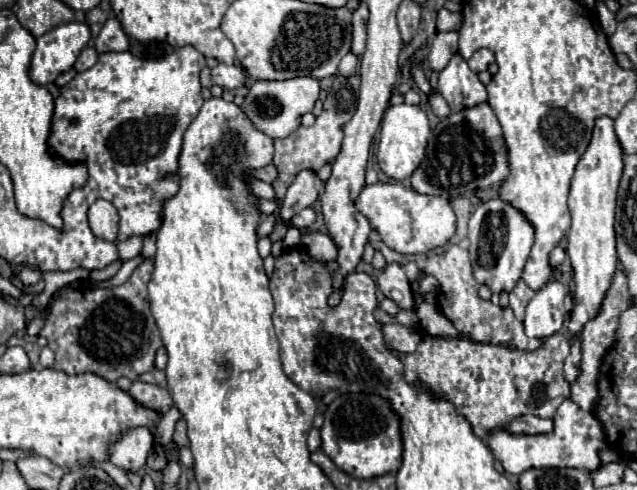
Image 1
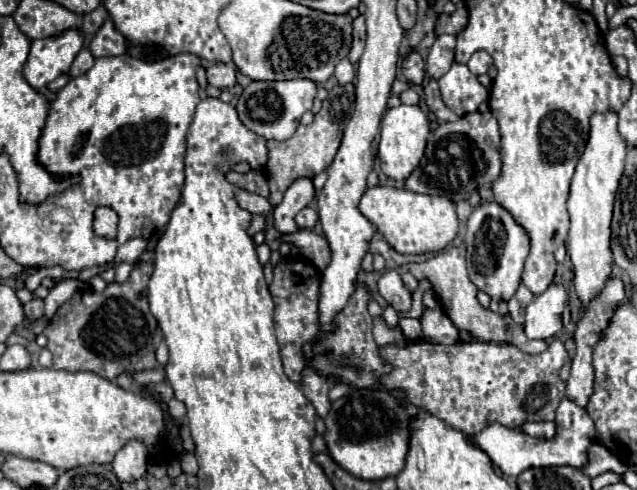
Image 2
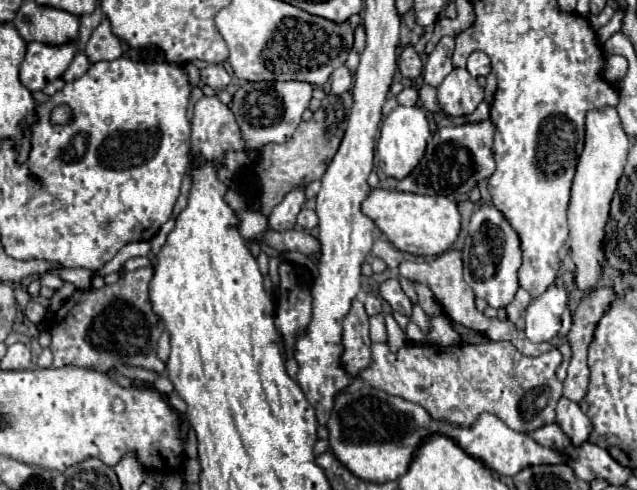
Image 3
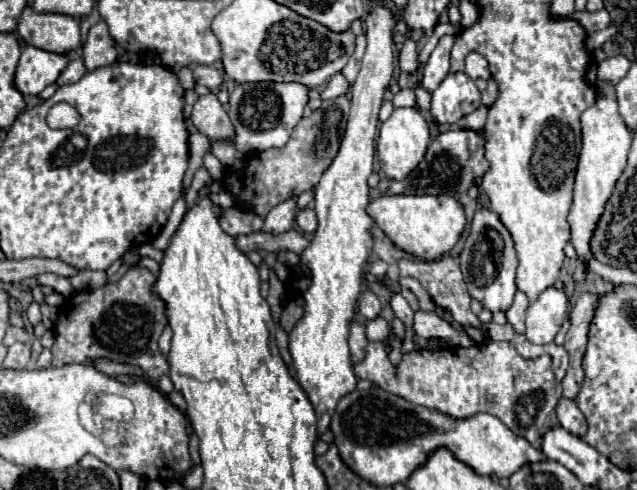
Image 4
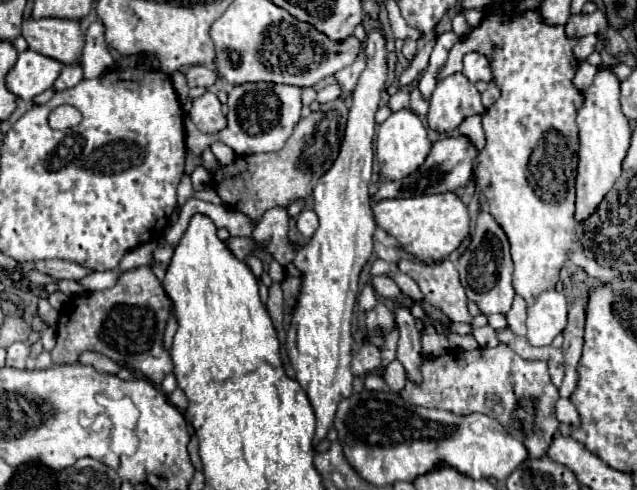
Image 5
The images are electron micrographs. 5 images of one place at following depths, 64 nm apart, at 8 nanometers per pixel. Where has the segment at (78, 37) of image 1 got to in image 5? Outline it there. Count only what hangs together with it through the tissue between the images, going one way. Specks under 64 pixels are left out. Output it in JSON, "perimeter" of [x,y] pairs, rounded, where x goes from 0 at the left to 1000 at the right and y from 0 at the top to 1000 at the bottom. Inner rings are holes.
{"perimeter":[[[41,102],[28,110],[25,131],[9,151],[9,180],[25,200],[50,204],[53,196],[82,180],[94,143],[97,143],[94,127],[66,114],[53,102]]]}

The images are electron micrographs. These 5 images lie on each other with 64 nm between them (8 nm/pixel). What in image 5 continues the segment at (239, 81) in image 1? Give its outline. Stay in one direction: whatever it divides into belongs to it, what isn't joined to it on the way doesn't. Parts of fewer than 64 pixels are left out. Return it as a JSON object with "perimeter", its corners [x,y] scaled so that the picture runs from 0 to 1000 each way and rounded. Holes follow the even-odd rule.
{"perimeter":[[[298,135],[289,143],[289,155],[295,167],[295,180],[305,180],[305,176],[327,180],[339,167],[339,151],[323,135]]]}

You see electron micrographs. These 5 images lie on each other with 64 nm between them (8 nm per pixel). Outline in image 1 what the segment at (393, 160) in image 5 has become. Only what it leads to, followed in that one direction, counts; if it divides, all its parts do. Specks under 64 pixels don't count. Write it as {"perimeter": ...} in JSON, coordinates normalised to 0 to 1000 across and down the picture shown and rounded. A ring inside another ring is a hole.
{"perimeter":[[[644,212],[612,216],[600,241],[597,294],[593,294],[593,314],[590,314],[600,351],[615,367],[644,363],[647,351],[656,343],[656,335],[666,327],[672,273],[675,273],[672,237],[669,229],[659,224],[659,216],[644,216]]]}

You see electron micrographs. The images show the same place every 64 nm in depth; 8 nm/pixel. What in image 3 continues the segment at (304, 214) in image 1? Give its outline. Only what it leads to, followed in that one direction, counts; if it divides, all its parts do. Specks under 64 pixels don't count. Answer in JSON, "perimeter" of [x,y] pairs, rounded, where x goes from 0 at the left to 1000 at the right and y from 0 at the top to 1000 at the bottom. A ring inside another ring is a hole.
{"perimeter":[[[474,424],[471,437],[468,437],[468,461],[477,465],[477,469],[490,469],[499,461],[499,441],[493,429],[487,424]]]}

